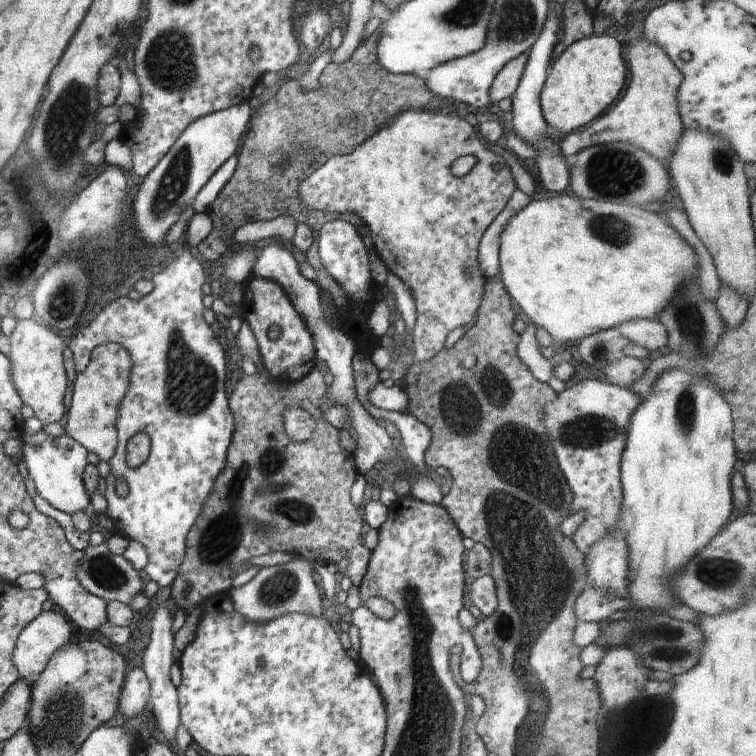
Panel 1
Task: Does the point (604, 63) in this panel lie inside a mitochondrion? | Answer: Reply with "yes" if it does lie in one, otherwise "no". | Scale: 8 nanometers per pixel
no

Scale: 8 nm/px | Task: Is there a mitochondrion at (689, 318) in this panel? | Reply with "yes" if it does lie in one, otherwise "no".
yes

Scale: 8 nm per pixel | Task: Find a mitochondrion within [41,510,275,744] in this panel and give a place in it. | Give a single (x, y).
(102, 571)

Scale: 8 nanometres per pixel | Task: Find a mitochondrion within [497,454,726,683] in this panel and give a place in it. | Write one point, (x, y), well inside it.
(662, 645)

